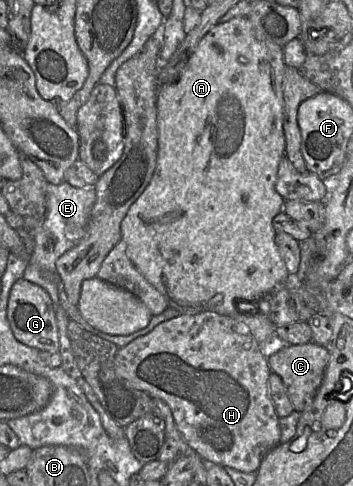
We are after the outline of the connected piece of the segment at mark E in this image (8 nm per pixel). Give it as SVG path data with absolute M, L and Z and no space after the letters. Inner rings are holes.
M65 181L59 185L48 183L46 218L40 227L31 229L33 249L23 278L42 287L49 294L55 311L59 307L58 290L56 284L47 275L57 272L57 259L73 248L83 237L95 201L96 191L94 187L76 188Z

